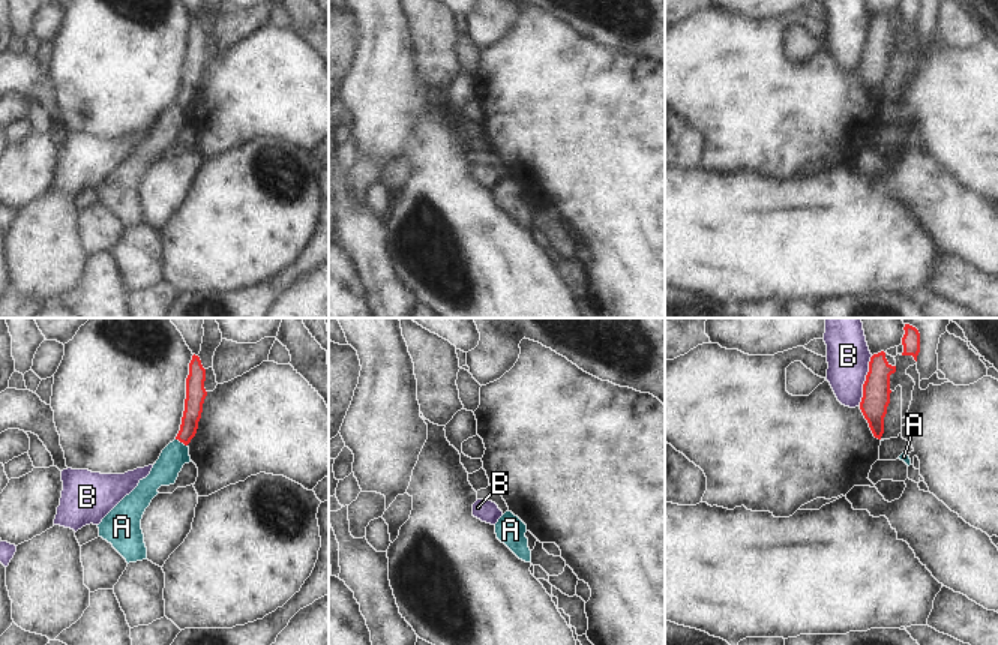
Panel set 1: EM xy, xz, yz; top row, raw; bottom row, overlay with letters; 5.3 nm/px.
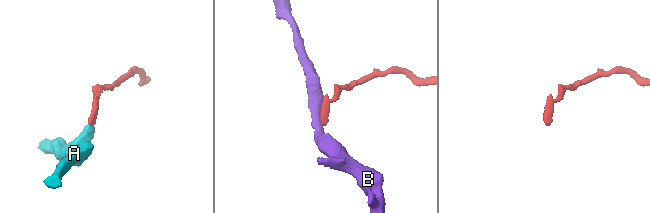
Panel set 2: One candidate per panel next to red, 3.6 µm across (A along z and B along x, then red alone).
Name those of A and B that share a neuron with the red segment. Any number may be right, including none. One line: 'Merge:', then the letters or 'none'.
Merge: none

